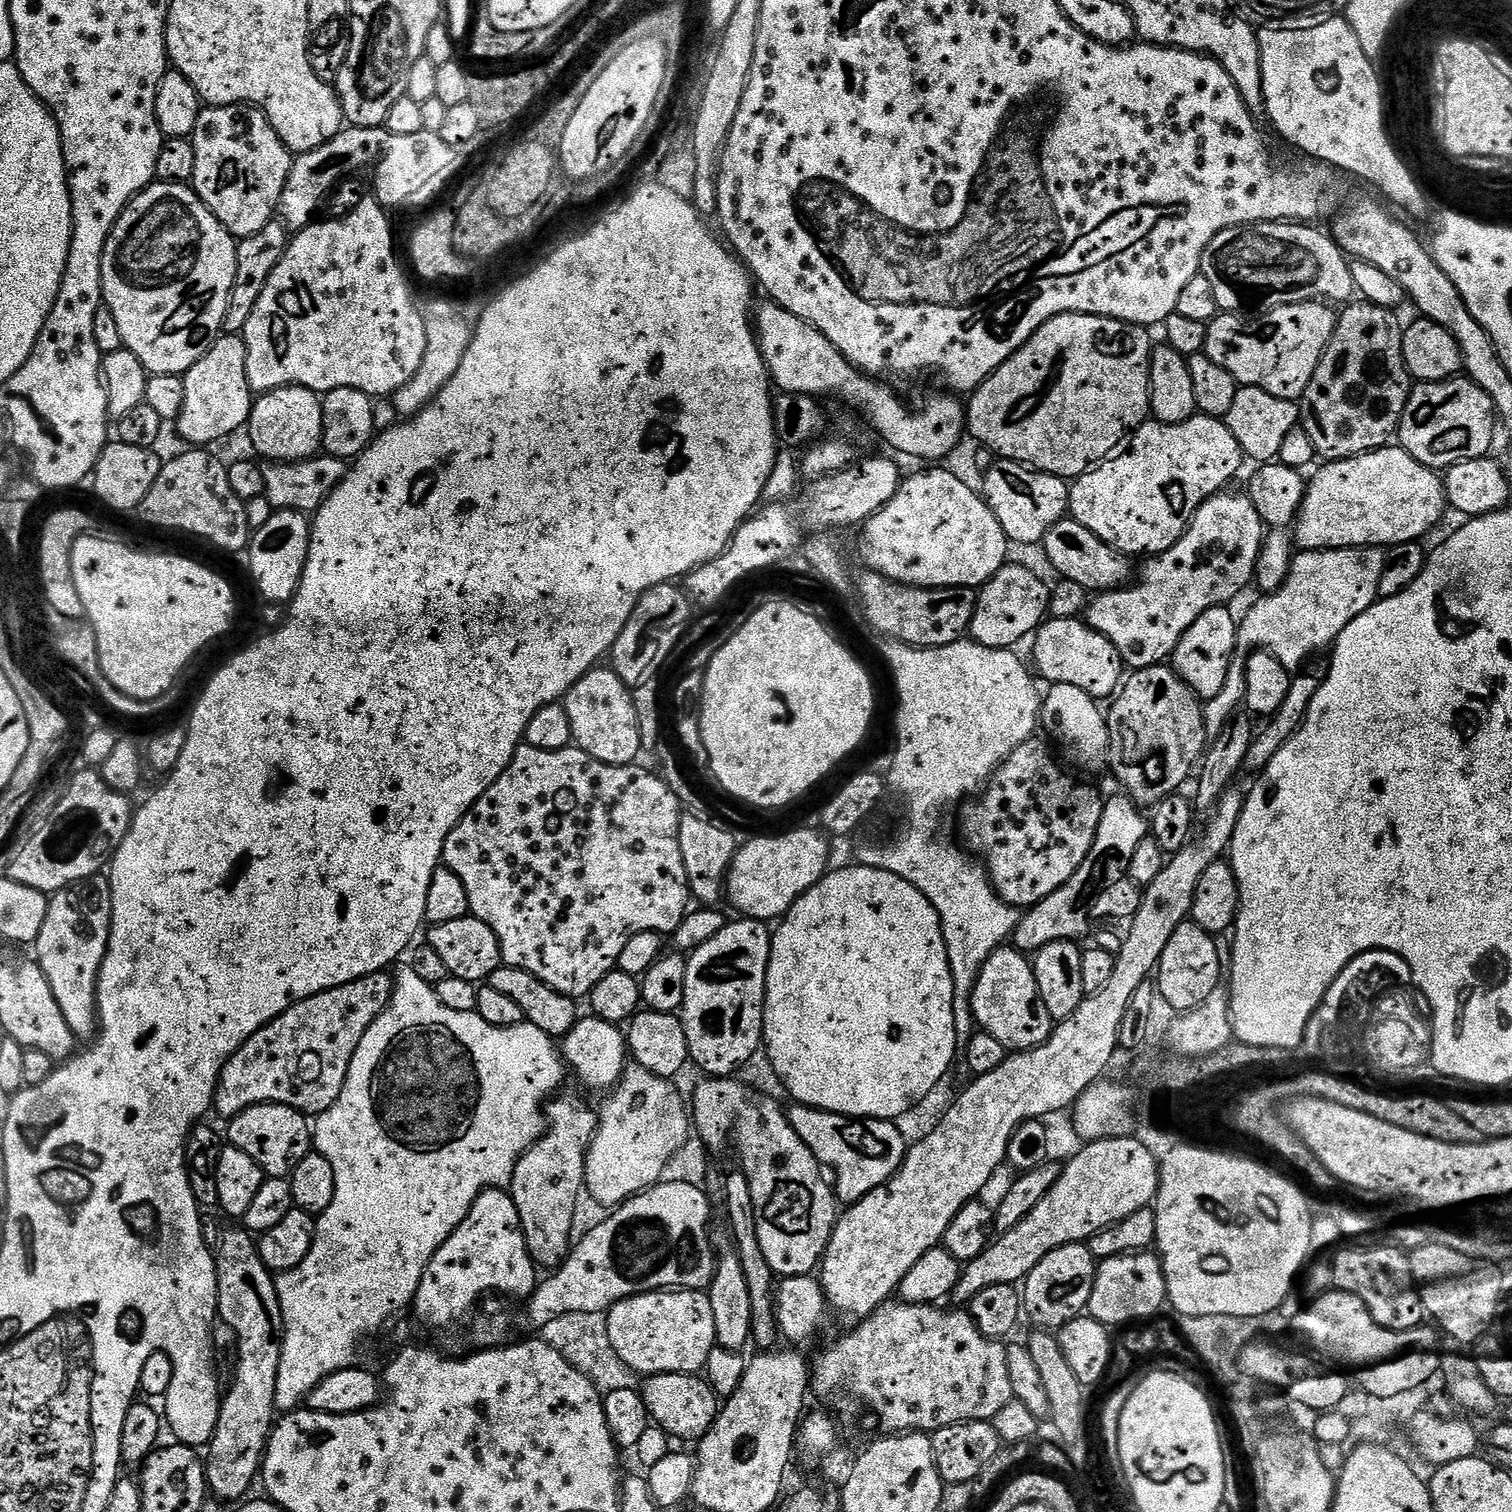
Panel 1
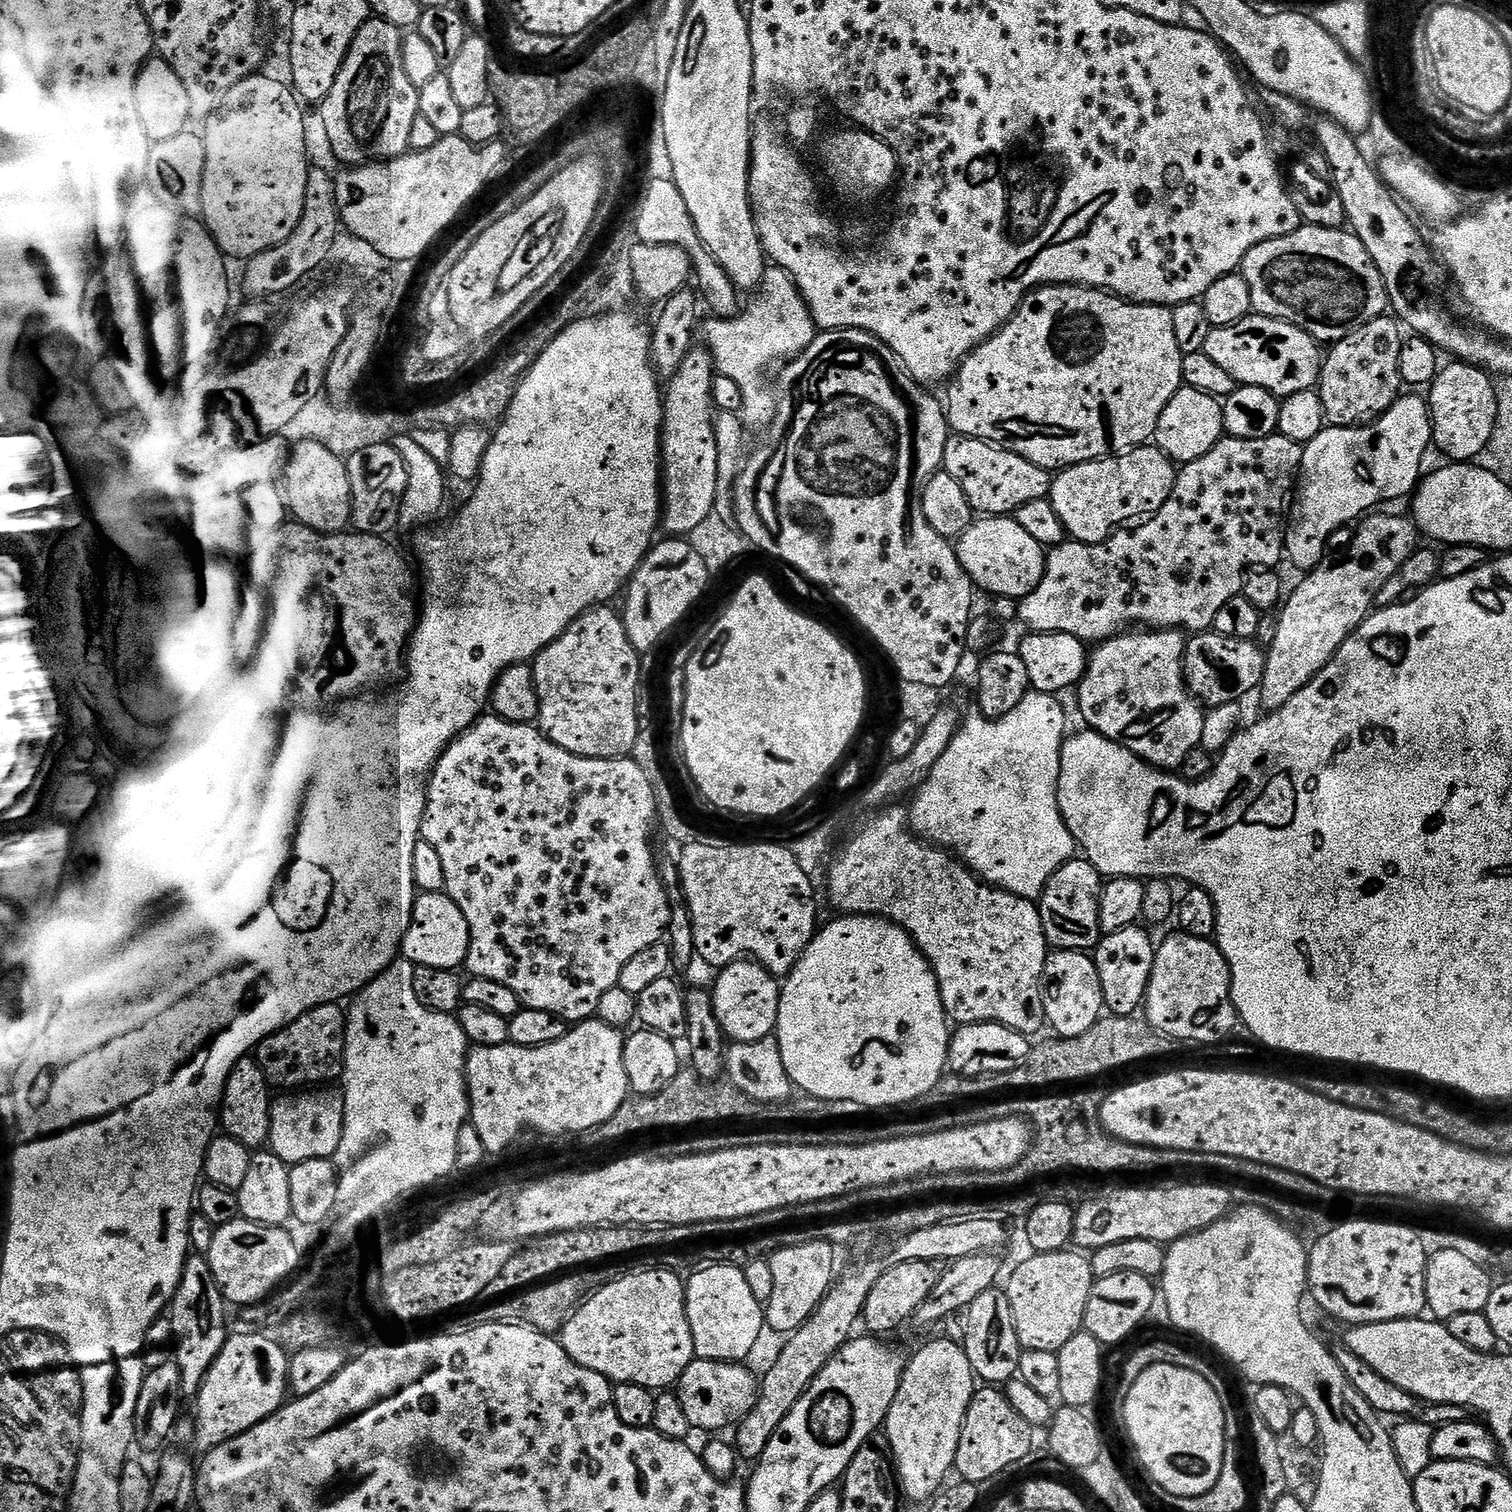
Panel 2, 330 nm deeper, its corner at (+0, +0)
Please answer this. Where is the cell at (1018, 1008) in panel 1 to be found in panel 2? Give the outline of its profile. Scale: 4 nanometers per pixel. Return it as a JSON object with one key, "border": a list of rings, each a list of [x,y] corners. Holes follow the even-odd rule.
{"border":[[[888,806],[883,809],[881,816],[873,815],[868,825],[861,832],[850,835],[843,841],[842,847],[835,854],[836,861],[831,861],[828,878],[829,888],[827,899],[832,899],[832,904],[844,914],[877,914],[888,917],[890,920],[904,927],[909,935],[916,942],[917,948],[928,958],[928,963],[932,965],[933,972],[936,973],[936,981],[940,983],[940,997],[944,1003],[944,1011],[957,1025],[961,1024],[981,1024],[989,1020],[995,1024],[1005,1024],[1014,1030],[1025,1034],[1033,1034],[1040,1027],[1045,1027],[1044,1018],[1044,967],[1048,961],[1050,945],[1042,930],[1042,918],[1040,909],[1035,903],[1021,896],[1016,896],[1012,892],[1005,892],[1004,889],[984,883],[970,871],[967,864],[961,862],[951,851],[939,846],[933,846],[917,837],[910,827],[910,812],[907,807]]]}

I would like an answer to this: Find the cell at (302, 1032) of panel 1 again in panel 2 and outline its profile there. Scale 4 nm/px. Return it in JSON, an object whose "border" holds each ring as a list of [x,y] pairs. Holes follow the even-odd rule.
{"border":[[[335,1003],[312,1008],[264,1040],[258,1049],[258,1059],[273,1085],[289,1084],[292,1087],[289,1089],[296,1090],[301,1086],[324,1086],[327,1080],[336,1080],[339,1076],[341,1079],[345,1075],[350,1035],[348,1016],[340,1007]]]}

